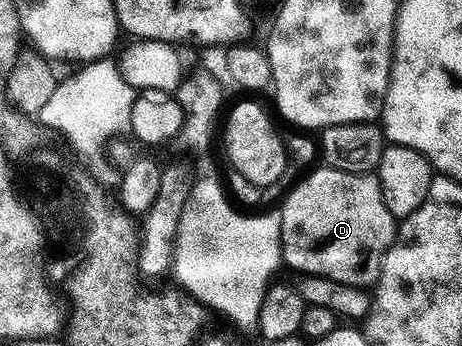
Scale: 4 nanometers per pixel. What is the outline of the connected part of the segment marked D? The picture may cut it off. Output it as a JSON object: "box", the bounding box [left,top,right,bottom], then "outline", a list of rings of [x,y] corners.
{"box":[280,168,398,286],"outline":[[[320,168],[314,173],[306,172],[280,202],[281,260],[286,266],[298,269],[301,275],[326,277],[329,281],[338,281],[344,285],[372,286],[381,271],[382,258],[397,235],[398,222],[391,211],[387,211],[387,203],[383,203],[383,191],[376,176]]]}

